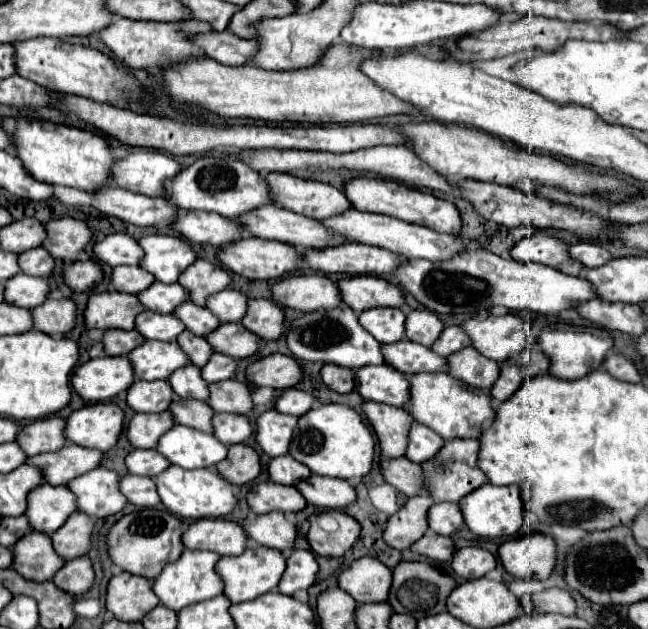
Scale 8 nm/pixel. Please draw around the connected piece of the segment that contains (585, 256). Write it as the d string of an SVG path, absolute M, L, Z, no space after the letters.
M578 242L578 244L572 244L568 248L568 254L574 260L580 260L586 268L598 268L598 266L606 264L612 258L610 252L602 244L596 244L596 242Z

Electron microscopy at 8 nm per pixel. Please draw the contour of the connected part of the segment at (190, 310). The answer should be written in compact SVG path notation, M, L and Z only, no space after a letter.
M186 300L178 308L174 308L172 314L186 326L186 330L190 330L196 336L206 336L208 332L212 332L214 328L220 326L220 322L216 320L216 316L212 316L212 312L208 312L202 306L192 304L190 300Z

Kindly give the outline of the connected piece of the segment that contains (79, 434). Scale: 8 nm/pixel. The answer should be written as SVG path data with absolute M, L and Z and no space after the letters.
M112 402L86 404L66 418L64 436L84 448L108 452L122 432L124 412Z

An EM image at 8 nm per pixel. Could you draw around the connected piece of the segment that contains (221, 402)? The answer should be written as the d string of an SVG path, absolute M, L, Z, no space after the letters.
M224 380L216 384L208 384L210 398L206 400L214 412L234 412L248 414L252 410L250 386L238 380Z

